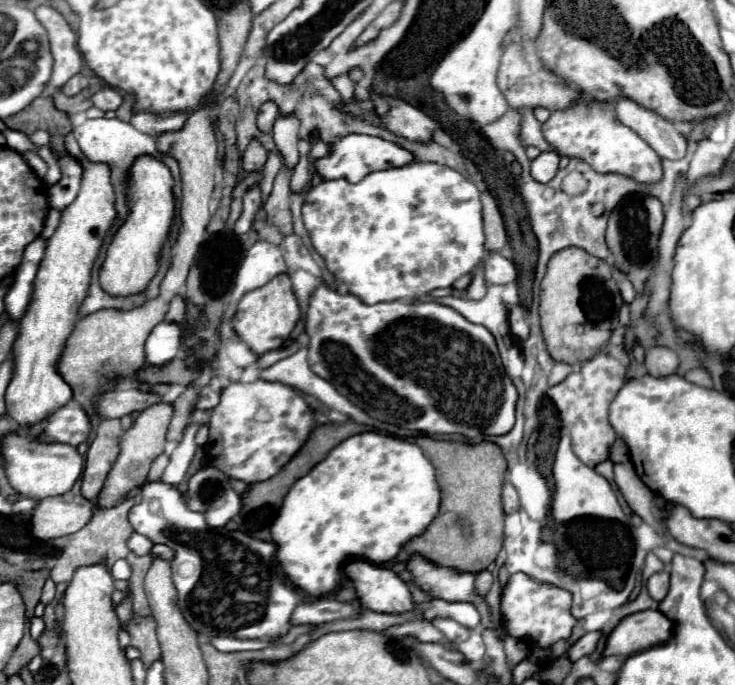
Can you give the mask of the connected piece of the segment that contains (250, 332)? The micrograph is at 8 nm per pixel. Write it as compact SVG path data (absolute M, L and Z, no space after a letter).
M286 273L276 275L272 281L268 281L268 285L254 289L252 293L246 293L234 313L232 319L232 327L236 331L236 335L258 355L272 351L272 349L280 349L286 339L292 335L296 323L300 319L300 307L296 301L296 295L292 291L292 283L290 277Z

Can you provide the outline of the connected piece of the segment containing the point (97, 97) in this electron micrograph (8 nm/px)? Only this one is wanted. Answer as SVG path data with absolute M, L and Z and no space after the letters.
M104 87L102 91L92 95L92 103L102 111L116 111L122 105L122 95L112 87Z

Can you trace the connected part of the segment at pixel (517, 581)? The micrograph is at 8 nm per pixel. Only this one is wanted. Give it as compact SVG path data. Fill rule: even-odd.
M522 571L510 575L500 601L500 613L506 619L506 633L518 641L526 641L528 645L536 645L540 649L550 649L556 641L570 639L572 629L578 623L570 609L572 609L570 591L560 589L552 583L532 579Z

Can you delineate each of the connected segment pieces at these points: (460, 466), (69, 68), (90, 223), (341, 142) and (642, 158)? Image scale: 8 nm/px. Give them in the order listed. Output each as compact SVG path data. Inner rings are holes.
M420 435L416 443L424 449L424 455L436 467L436 481L442 491L440 513L420 537L402 547L396 561L406 563L412 555L422 555L438 567L454 567L462 573L484 571L500 553L504 543L504 511L500 503L506 459L498 445L478 443L466 445L456 441L436 441Z
M38 7L36 19L44 25L50 37L50 51L54 57L54 71L48 81L48 89L56 91L66 85L66 81L82 71L82 55L76 45L76 33L64 21L64 17L52 7Z
M72 133L66 135L66 151L84 161L84 177L78 197L62 211L60 225L48 239L46 255L34 279L32 301L20 319L20 331L10 353L12 361L16 361L16 373L12 373L12 385L8 385L4 401L8 401L6 415L18 423L18 431L28 431L32 421L56 413L60 405L74 399L72 387L58 371L60 353L64 353L64 345L74 331L74 321L78 319L78 309L88 295L92 267L104 245L104 237L118 219L114 207L116 193L110 179L112 169L104 163L88 161L88 157L80 153L80 145Z
M346 135L342 139L338 139L332 147L332 153L318 159L316 161L316 171L324 177L324 179L348 179L350 183L358 183L360 179L364 179L368 173L372 171L380 171L380 169L392 169L392 167L404 167L416 161L416 155L392 141L386 141L382 137L372 137L372 135Z
M586 97L586 101L588 105L554 111L550 119L542 125L544 137L558 149L558 153L566 157L580 157L590 163L592 169L598 173L620 173L644 185L658 183L664 175L662 159L658 157L658 153L632 129L614 121L610 103L600 103L590 97Z

